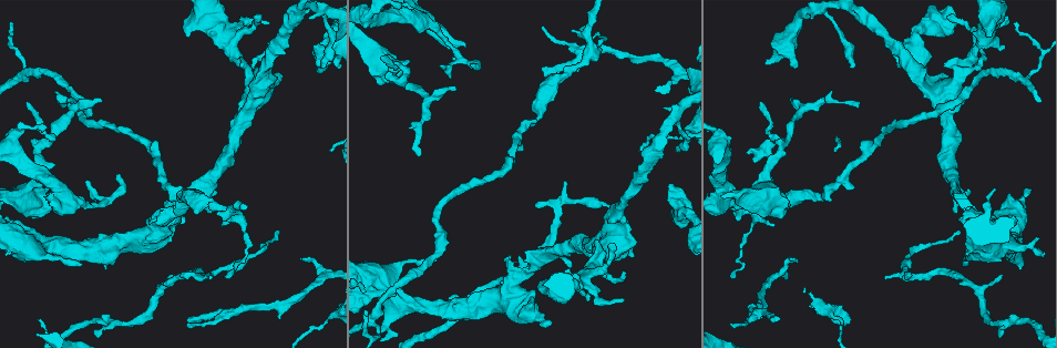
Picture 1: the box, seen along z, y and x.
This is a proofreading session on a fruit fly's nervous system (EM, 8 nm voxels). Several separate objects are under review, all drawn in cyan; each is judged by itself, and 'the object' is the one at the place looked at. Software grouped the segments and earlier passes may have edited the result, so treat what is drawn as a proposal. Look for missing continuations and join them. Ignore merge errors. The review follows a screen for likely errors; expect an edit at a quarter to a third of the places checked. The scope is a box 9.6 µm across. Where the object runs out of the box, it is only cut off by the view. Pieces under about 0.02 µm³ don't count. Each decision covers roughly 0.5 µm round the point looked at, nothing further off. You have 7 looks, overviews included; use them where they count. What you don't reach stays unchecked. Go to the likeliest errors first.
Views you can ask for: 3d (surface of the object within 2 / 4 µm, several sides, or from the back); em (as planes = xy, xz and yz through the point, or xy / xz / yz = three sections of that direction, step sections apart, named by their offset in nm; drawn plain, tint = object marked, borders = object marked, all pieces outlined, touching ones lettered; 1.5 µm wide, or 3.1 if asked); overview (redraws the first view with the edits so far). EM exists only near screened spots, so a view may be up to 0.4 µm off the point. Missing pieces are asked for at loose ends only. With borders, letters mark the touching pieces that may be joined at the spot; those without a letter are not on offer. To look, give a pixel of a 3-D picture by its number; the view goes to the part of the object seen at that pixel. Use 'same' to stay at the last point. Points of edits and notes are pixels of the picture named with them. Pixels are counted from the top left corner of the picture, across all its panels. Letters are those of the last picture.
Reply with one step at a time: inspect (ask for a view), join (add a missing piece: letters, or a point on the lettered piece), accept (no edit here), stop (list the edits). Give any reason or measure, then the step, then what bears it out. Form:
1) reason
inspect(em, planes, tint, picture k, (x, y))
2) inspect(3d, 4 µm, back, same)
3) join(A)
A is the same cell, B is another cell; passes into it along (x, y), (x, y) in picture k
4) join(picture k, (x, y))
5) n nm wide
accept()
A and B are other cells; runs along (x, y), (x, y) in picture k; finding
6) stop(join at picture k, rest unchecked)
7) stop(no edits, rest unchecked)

an open end
inspect(em, xz, step 4, borders, picture 1, (542, 68))

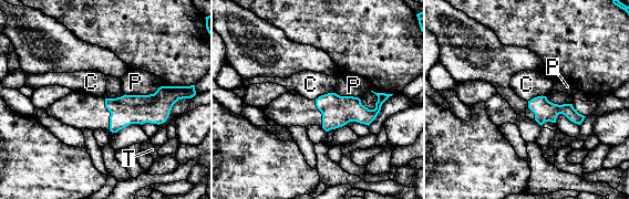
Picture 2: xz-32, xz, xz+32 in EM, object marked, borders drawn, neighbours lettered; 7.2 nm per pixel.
accept()
C, P and T are other cells; border along (333, 92), (321, 94), (315, 98) in picture 2; no lettered piece goes on from it

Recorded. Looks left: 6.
free end
inspect(3d, 2 µm, picture 1, (667, 186))

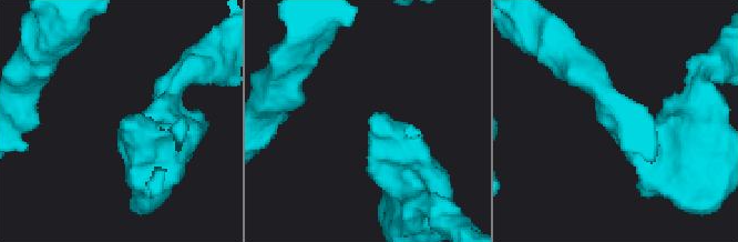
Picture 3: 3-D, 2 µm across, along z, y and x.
inspect(em, planes, borders, picture 3, (370, 121))

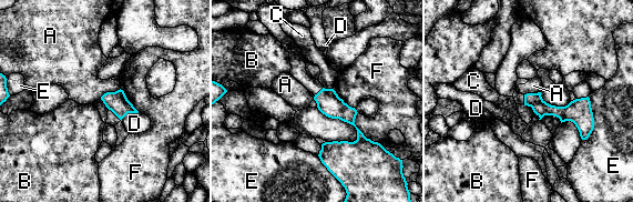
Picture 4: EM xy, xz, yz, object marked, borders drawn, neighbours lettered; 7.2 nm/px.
E touches over 320 nm
join(C)
C is the same cell, A, B, D, E and F are other cells; the cell continues

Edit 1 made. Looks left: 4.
inspect(overview)

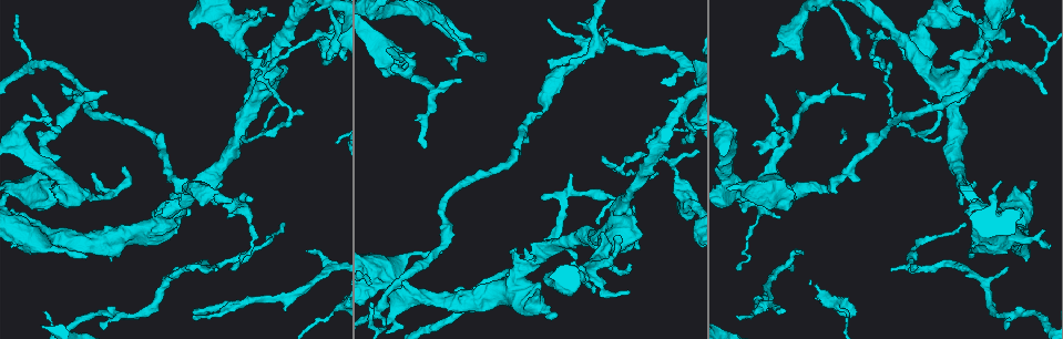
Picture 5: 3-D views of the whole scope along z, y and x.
branch stops here
inspect(3d, 2 µm, picture 5, (1031, 183))

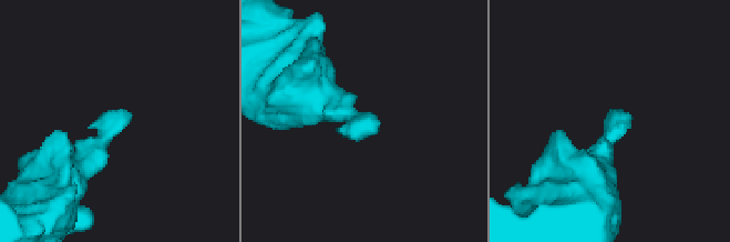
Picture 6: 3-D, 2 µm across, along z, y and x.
shape alone is not enough
inspect(em, planes, borders, picture 6, (374, 118))

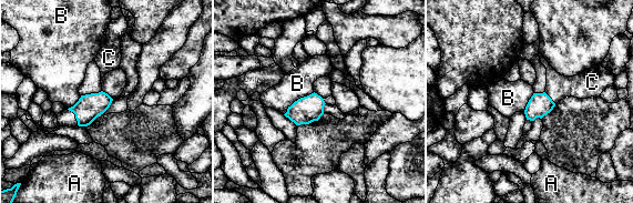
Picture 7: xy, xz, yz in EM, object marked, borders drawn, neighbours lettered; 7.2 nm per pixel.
170 nm wide; B touches over 280 nm
join(C)
C is the same cell, A and B are other cells; it goes on there

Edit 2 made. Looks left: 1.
stop(join at picture 4, join at picture 7, rest unchecked)

